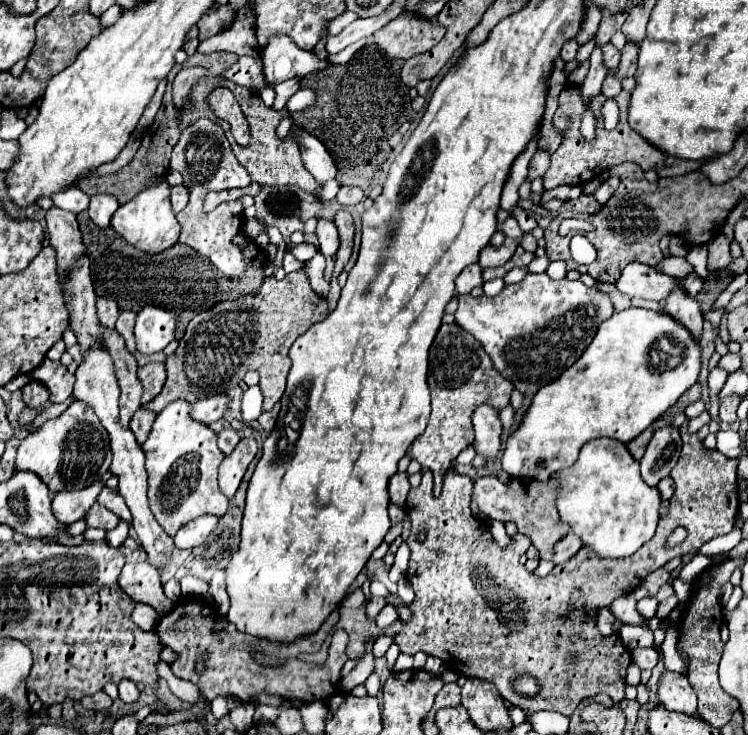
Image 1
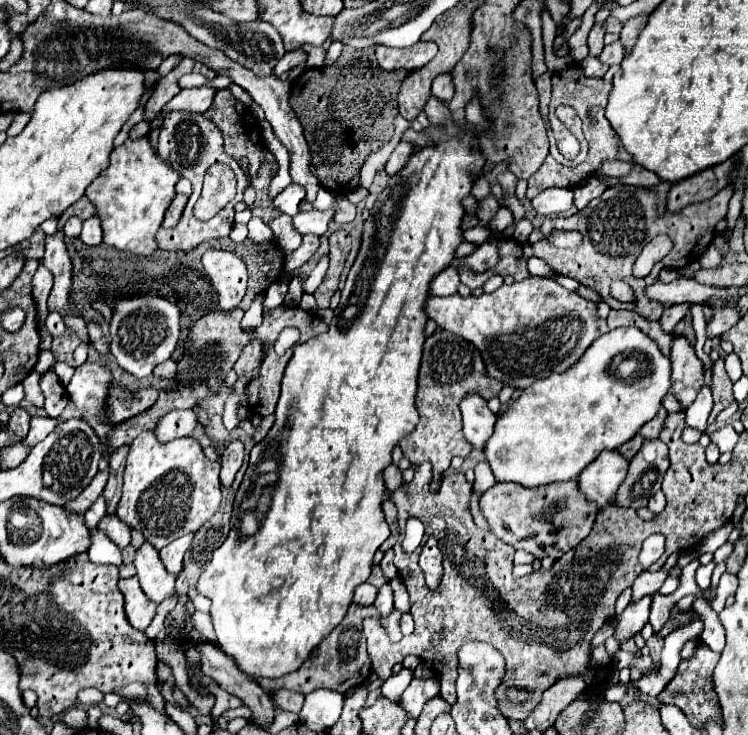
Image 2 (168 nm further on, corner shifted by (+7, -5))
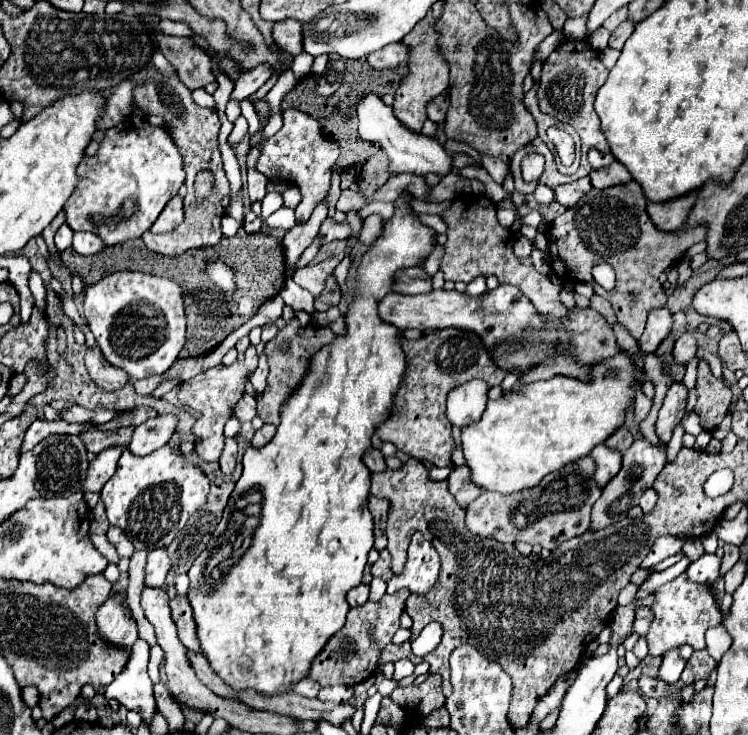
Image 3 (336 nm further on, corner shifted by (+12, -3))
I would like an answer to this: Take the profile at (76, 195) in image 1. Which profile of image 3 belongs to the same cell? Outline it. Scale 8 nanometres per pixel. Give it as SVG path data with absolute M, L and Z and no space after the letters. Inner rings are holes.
M62 225L54 237L54 243L56 243L56 249L62 253L64 249L68 249L72 245L72 231L68 229L68 225Z

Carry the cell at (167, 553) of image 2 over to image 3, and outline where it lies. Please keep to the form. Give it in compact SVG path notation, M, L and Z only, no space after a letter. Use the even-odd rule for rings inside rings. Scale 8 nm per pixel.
M156 549L156 551L152 551L152 553L148 555L144 585L146 585L146 587L154 587L154 589L162 587L168 571L170 571L170 559L168 559L166 549Z

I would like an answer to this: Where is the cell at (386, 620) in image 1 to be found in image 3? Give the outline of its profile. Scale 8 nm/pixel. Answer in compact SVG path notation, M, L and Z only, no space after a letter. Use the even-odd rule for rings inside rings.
M374 577L372 583L370 583L370 599L372 599L372 601L380 601L380 597L382 597L384 593L386 593L386 583L384 583L382 579Z

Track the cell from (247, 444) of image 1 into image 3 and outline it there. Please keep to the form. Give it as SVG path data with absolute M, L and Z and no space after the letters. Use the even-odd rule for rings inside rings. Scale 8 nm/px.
M226 439L226 447L220 457L220 469L224 475L230 475L236 465L236 453L238 453L238 443L236 439Z

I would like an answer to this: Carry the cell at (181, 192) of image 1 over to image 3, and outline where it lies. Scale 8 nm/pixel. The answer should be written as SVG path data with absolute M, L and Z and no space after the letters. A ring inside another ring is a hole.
M174 197L166 207L164 213L160 213L160 217L156 219L156 223L152 225L152 233L168 233L174 231L180 223L184 221L184 205L180 197Z

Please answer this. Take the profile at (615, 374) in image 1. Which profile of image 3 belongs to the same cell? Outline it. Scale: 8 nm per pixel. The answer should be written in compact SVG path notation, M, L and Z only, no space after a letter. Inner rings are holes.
M618 353L592 371L592 383L582 383L572 377L552 377L548 381L536 381L522 385L510 393L504 393L496 401L488 401L488 407L480 421L462 427L460 443L466 465L470 467L470 479L474 485L498 491L504 495L530 489L542 481L544 475L558 471L560 467L588 455L598 443L604 443L626 421L626 413L634 399L636 367L630 355Z

